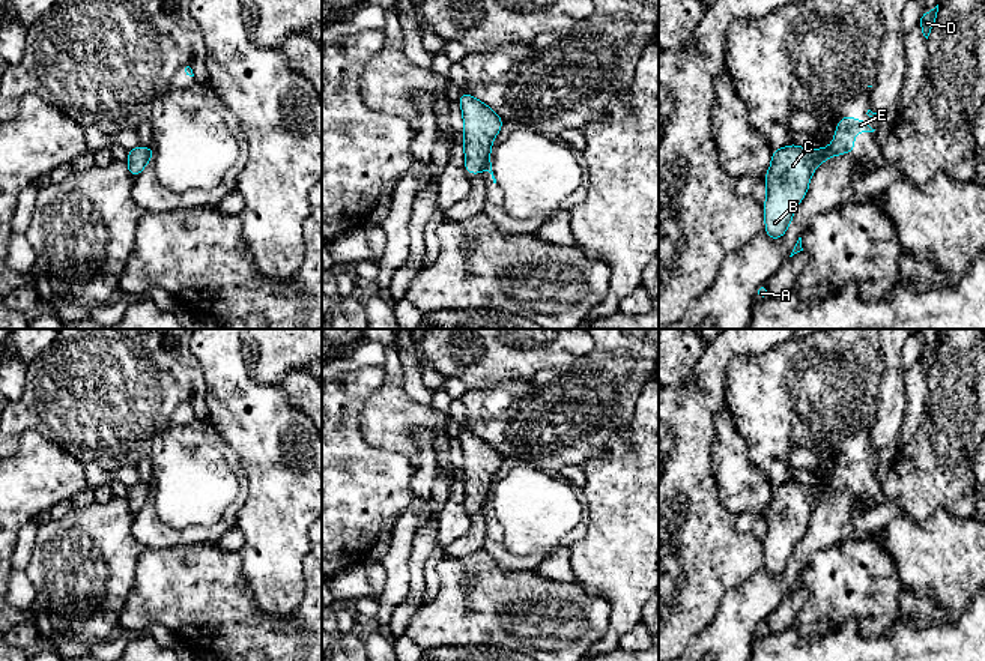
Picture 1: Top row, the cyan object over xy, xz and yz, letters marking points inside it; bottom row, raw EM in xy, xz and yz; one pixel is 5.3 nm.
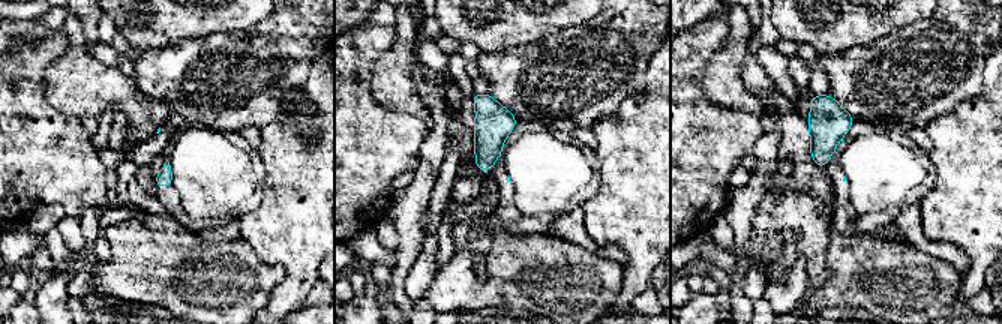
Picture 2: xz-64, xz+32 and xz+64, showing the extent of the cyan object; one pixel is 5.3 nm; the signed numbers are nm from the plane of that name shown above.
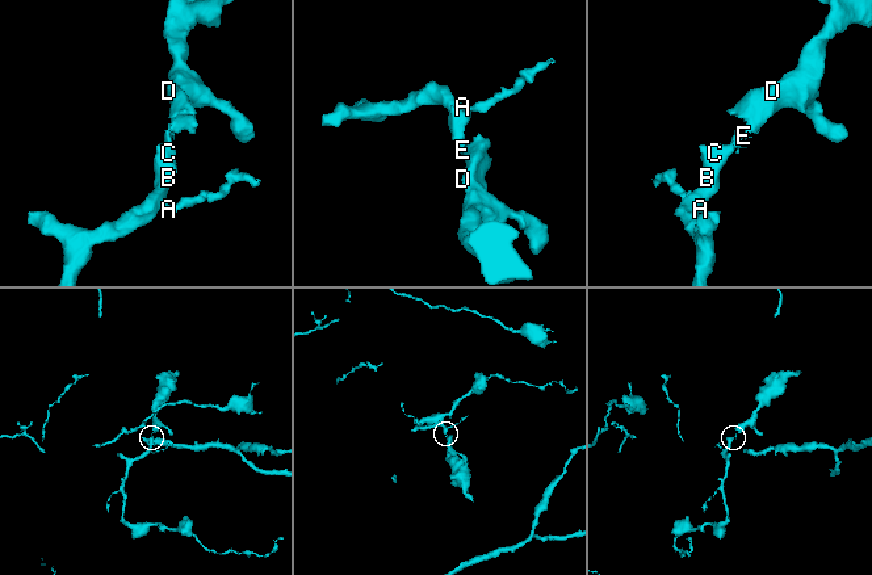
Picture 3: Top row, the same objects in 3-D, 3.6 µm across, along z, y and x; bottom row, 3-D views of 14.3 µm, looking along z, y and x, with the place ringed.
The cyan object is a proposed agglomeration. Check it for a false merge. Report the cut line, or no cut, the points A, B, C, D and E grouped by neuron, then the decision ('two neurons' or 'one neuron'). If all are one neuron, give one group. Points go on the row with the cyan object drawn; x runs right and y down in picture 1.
cut in yz along (821, 149), (827, 156); A B C / D E; two neurons

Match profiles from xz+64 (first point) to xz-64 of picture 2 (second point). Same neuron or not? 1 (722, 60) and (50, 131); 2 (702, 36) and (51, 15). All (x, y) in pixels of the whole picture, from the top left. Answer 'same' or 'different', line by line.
1: different
2: different

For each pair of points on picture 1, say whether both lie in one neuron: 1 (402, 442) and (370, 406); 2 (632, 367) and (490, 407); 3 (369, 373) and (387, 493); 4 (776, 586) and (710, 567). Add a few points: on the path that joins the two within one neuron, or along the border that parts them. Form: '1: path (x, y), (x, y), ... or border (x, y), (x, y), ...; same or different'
1: path (399, 430), (399, 422), (382, 406); same
2: path (597, 391), (578, 407), (525, 407); same
3: path (348, 403), (348, 454), (357, 463); same
4: border (764, 567), (734, 586), (721, 600); different

